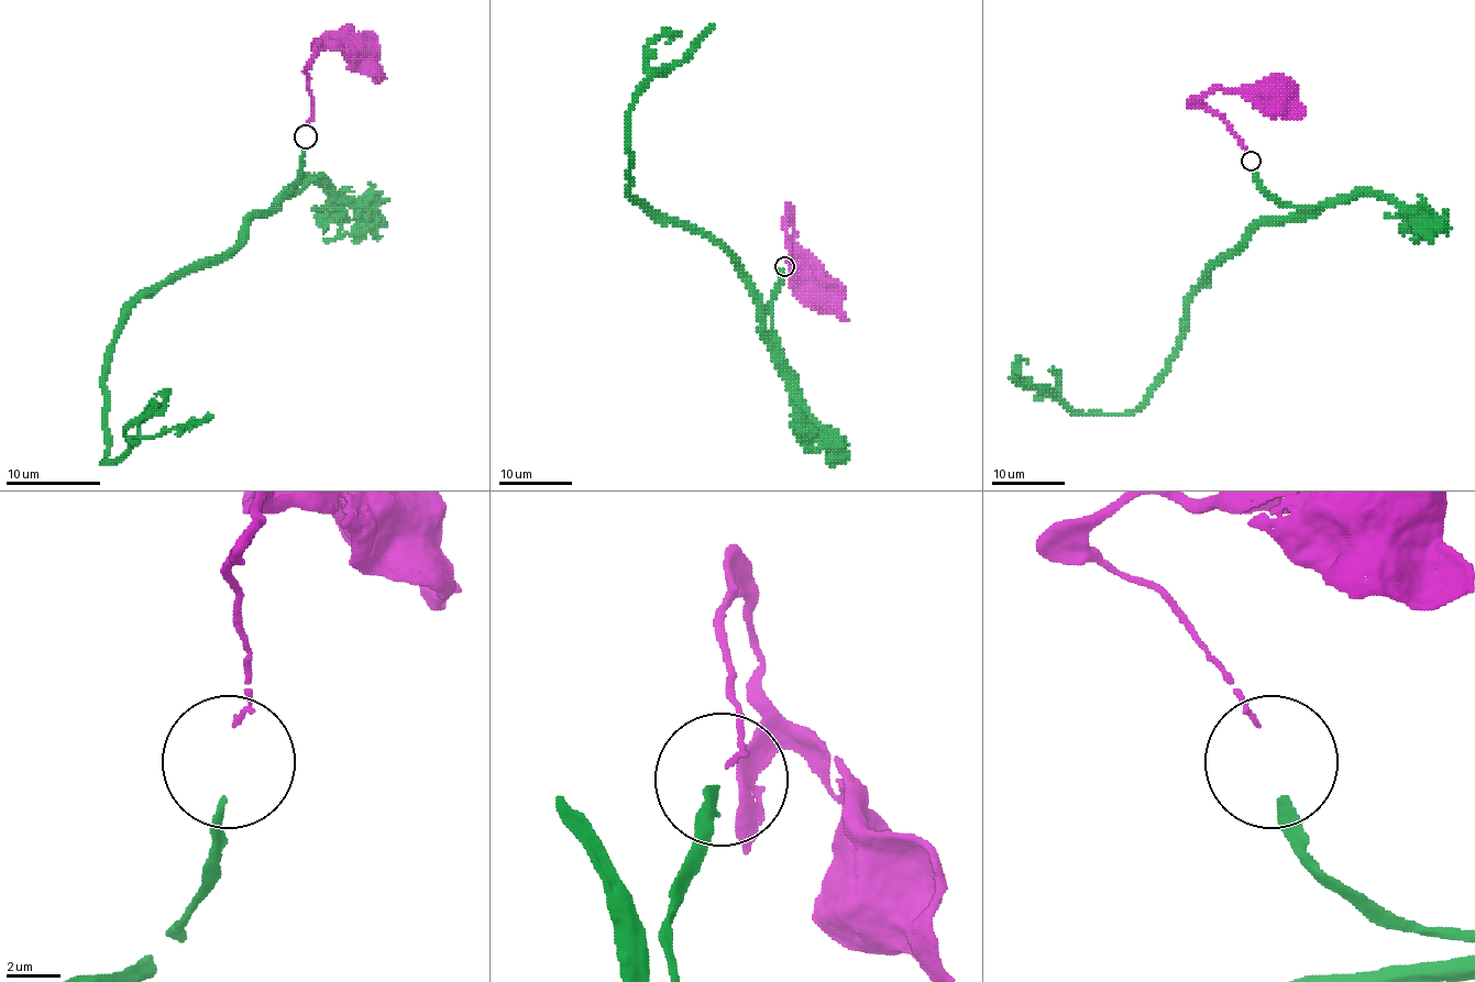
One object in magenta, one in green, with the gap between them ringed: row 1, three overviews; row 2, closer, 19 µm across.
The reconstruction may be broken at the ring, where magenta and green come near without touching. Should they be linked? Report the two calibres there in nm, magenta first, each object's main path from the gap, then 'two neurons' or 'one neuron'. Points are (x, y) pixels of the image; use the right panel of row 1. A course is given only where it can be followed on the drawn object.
180 nm thick on the magenta side, 320 nm on the other; magenta runs (1247, 152), (1232, 129), (1201, 99), (1215, 88), (1281, 91); green runs (1253, 170), (1291, 205), (1344, 198), (1265, 218), (1209, 273), (1135, 408), (1074, 414), (1010, 376); two neurons

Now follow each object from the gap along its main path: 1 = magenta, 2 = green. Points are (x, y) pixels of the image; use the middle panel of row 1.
1: (785, 263), (789, 258), (785, 221), (791, 217), (796, 247), (829, 291), (827, 297)
2: (783, 268), (771, 307), (782, 360), (739, 266), (628, 191), (634, 95), (713, 25)

